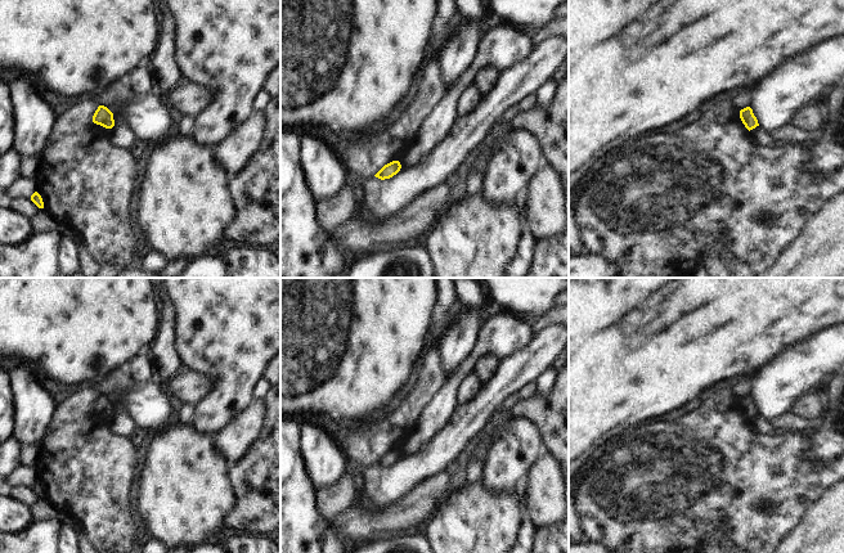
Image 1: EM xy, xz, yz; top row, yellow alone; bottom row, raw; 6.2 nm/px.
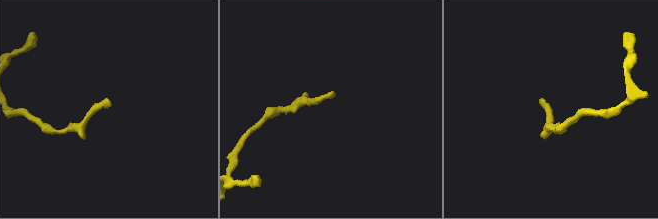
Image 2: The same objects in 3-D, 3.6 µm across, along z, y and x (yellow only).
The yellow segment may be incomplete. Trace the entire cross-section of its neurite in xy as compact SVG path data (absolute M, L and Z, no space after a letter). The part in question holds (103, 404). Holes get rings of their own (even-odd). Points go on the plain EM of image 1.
M99 394L93 404L93 410L106 417L115 414L113 401L104 394Z

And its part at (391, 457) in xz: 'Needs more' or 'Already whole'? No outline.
Already whole

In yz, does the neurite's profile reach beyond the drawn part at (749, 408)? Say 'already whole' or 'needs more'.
already whole

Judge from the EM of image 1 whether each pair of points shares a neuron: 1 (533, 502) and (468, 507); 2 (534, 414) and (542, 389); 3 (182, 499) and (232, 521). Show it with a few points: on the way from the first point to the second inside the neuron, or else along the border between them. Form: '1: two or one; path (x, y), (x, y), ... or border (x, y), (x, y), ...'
1: one; path (517, 508), (485, 508)
2: two; border (555, 376), (552, 389), (544, 396), (537, 396)
3: two; border (234, 490), (234, 504), (224, 518), (225, 530)

